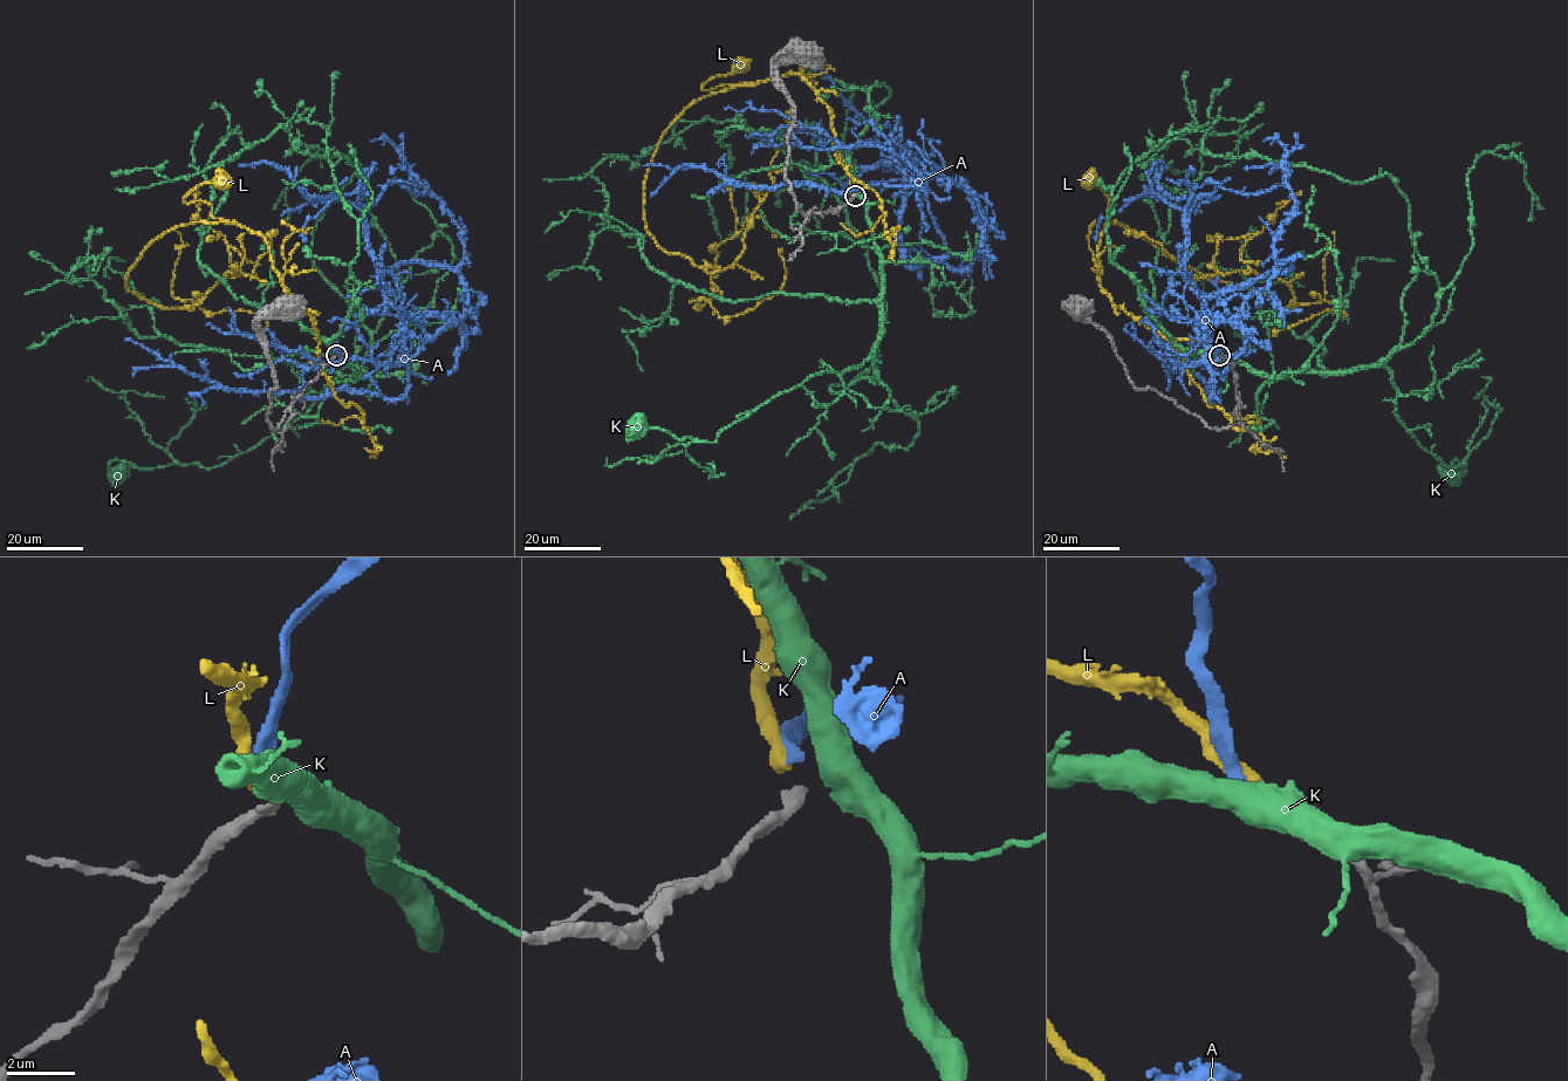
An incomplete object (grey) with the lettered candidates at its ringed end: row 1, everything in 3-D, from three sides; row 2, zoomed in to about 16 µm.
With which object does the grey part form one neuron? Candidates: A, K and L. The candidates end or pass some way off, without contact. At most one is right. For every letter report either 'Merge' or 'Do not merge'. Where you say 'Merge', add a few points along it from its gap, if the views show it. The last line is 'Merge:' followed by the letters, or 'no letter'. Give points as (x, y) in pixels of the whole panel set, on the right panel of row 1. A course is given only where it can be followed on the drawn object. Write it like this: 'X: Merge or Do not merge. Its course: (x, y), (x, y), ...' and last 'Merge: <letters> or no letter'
A: Merge. Its course: (1217, 355), (1204, 303), (1210, 398), (1207, 390), (1216, 394), (1210, 396), (1205, 382), (1190, 369), (1190, 341)
K: Do not merge
L: Do not merge
Merge: A

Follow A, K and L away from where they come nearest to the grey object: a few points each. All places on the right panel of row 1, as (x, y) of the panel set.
A: (1217, 355), (1204, 303), (1210, 398), (1207, 390), (1216, 394), (1210, 396), (1205, 382), (1190, 369), (1190, 341)
K: (1219, 355), (1272, 376), (1384, 365), (1401, 423), (1444, 465), (1465, 463), (1450, 472)
L: (1217, 355), (1205, 343), (1163, 337), (1116, 307), (1101, 287), (1099, 238), (1114, 203), (1088, 178)

